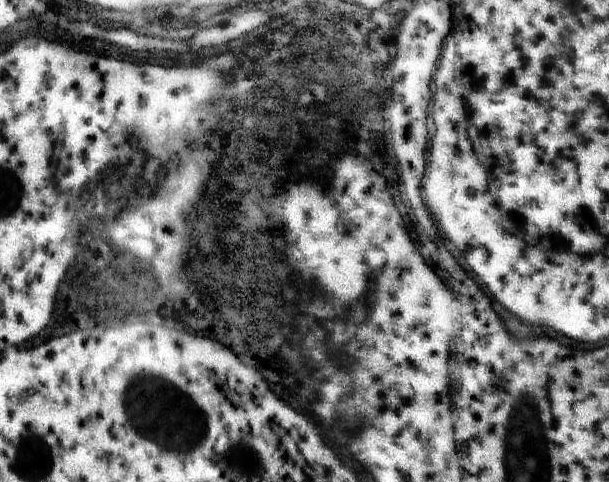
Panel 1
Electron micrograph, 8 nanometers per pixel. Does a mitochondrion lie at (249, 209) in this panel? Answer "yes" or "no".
yes

